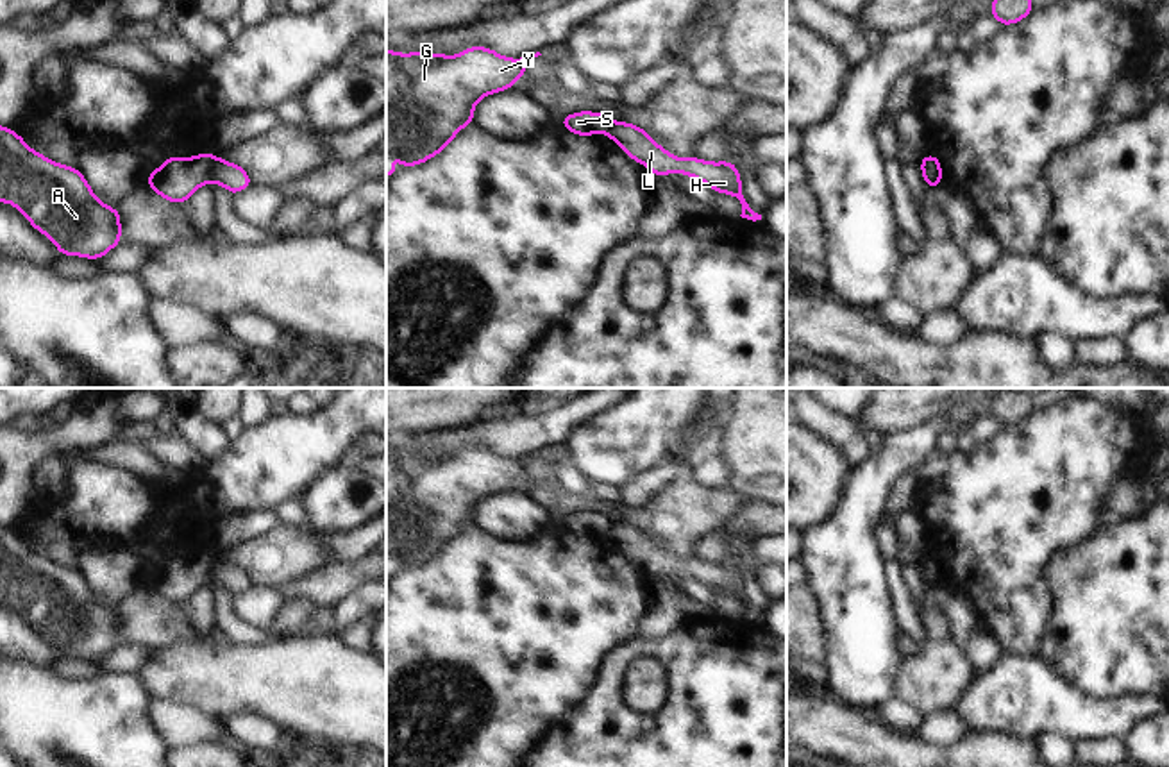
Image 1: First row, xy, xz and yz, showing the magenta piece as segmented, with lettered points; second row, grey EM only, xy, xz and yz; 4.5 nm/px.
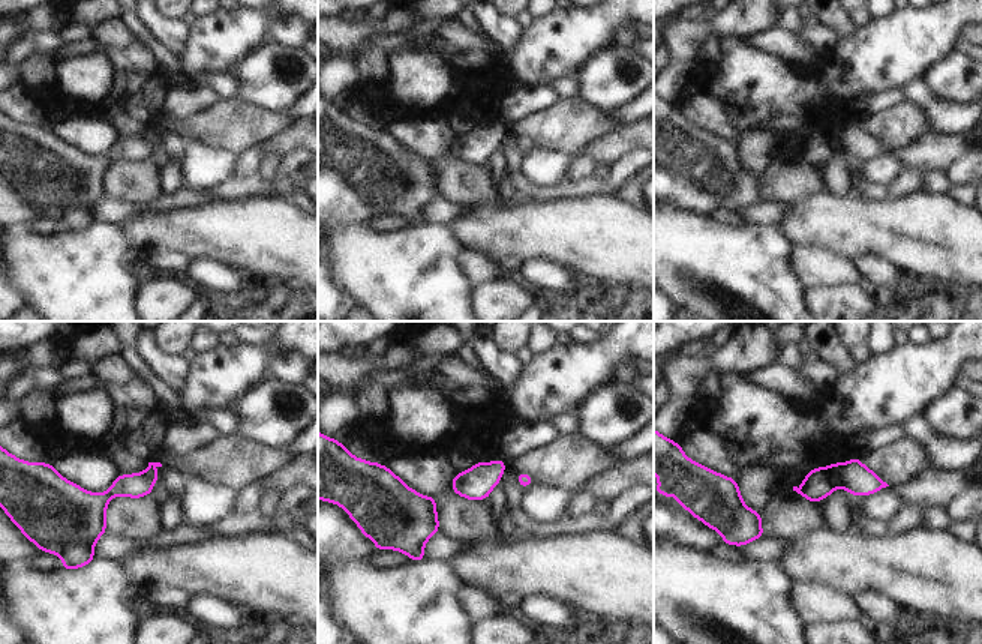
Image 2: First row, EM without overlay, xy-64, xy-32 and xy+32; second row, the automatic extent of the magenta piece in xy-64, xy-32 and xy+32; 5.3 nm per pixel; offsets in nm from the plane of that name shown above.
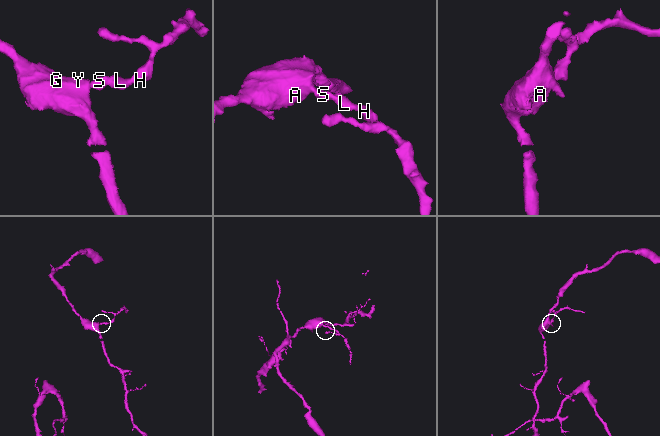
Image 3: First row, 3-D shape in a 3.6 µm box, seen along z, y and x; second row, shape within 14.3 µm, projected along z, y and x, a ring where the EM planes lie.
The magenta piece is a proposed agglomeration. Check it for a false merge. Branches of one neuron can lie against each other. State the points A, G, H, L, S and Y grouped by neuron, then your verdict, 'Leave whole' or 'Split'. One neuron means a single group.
Groups: A G S Y / H L. Split.

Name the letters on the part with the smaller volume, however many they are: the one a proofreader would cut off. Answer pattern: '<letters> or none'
H, L

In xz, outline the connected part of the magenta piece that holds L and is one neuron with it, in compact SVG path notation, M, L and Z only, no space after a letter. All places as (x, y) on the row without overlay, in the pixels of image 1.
M613 520L610 531L610 540L615 542L629 560L649 569L656 577L669 574L683 574L686 577L699 579L711 592L726 594L736 597L742 604L742 619L761 620L742 595L742 577L738 569L731 561L711 563L706 560L692 558L676 558L667 549L658 545L642 527L627 522Z

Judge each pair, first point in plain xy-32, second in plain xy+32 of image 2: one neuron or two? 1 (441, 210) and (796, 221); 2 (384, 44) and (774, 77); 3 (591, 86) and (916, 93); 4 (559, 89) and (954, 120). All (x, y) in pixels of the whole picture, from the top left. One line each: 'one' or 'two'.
1: two
2: two
3: two
4: one

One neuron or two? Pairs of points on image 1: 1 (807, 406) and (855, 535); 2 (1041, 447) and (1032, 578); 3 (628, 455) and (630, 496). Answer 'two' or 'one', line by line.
1: two
2: one
3: two

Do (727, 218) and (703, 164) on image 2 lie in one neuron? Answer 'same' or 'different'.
same

